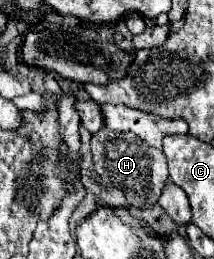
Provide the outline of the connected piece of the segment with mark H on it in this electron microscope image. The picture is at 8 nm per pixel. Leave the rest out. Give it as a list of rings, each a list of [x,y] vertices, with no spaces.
[[[100,128],[100,132],[92,134],[92,160],[94,168],[102,182],[114,186],[124,192],[126,200],[134,208],[152,208],[158,204],[158,198],[168,182],[168,166],[166,156],[160,148],[148,146],[132,132],[114,132],[108,128]]]

